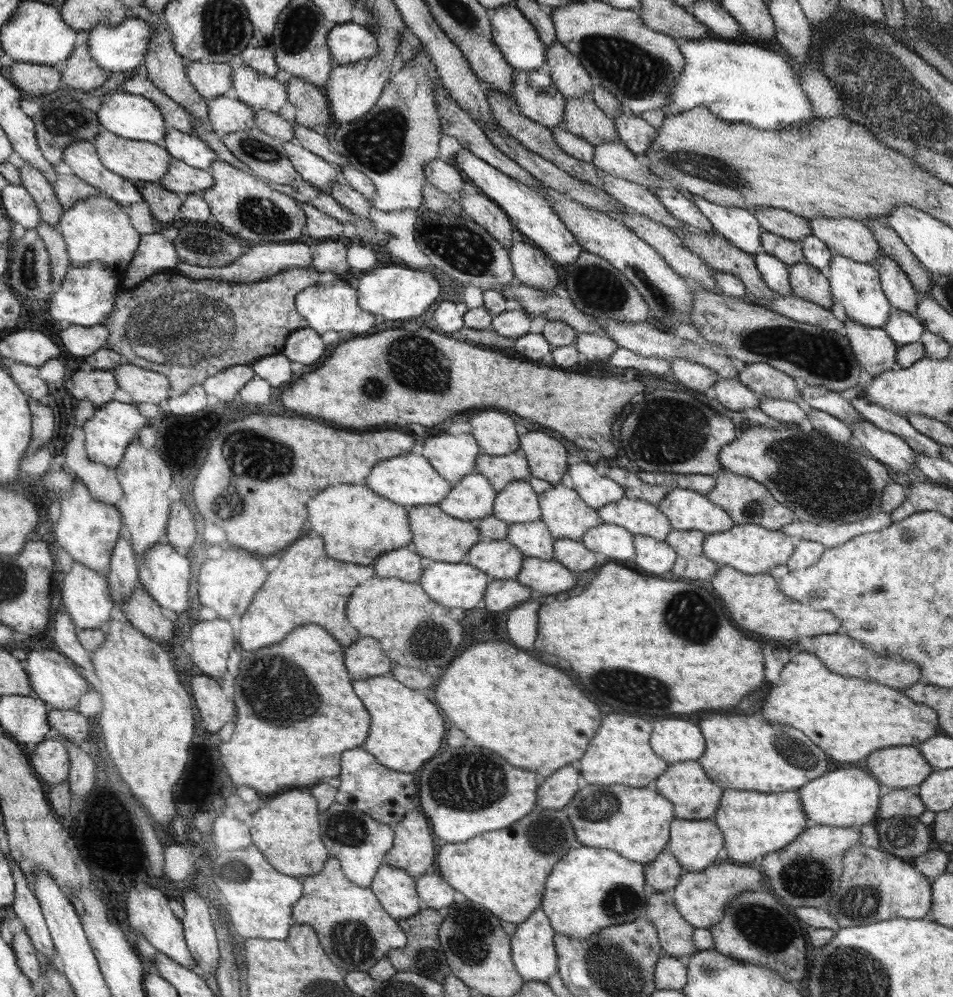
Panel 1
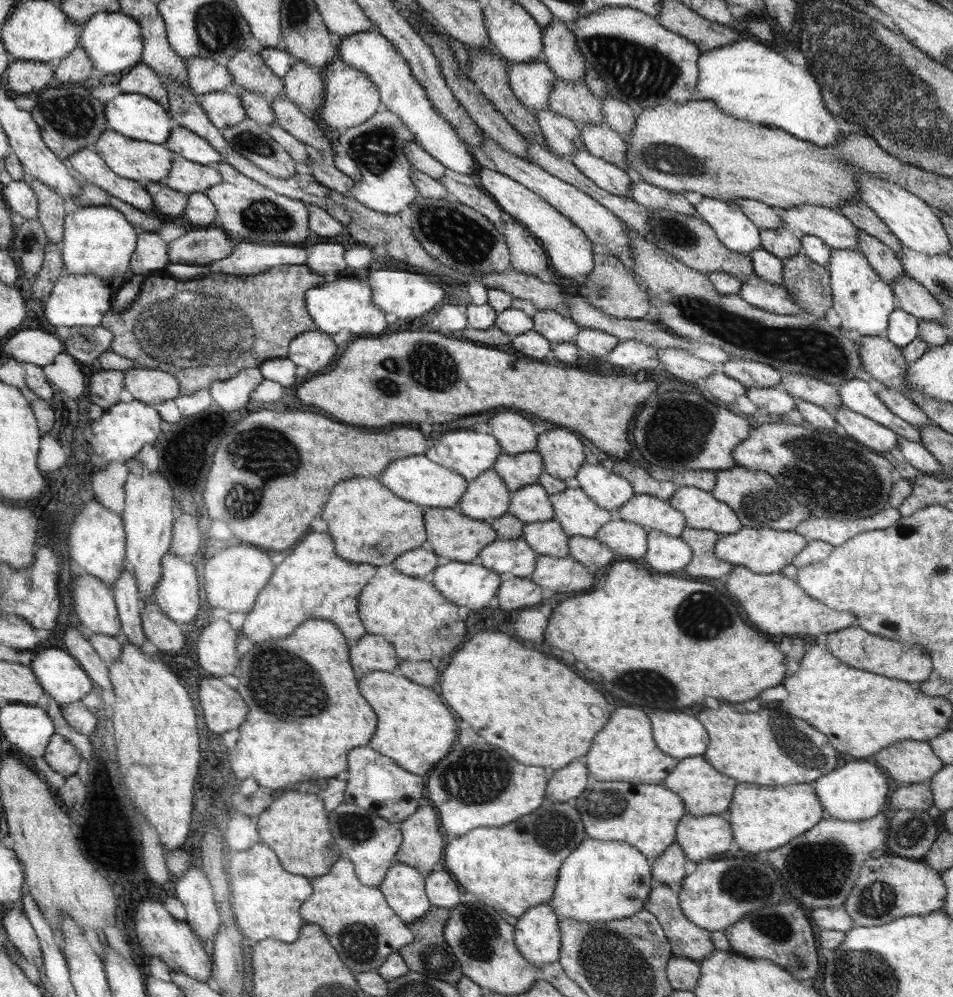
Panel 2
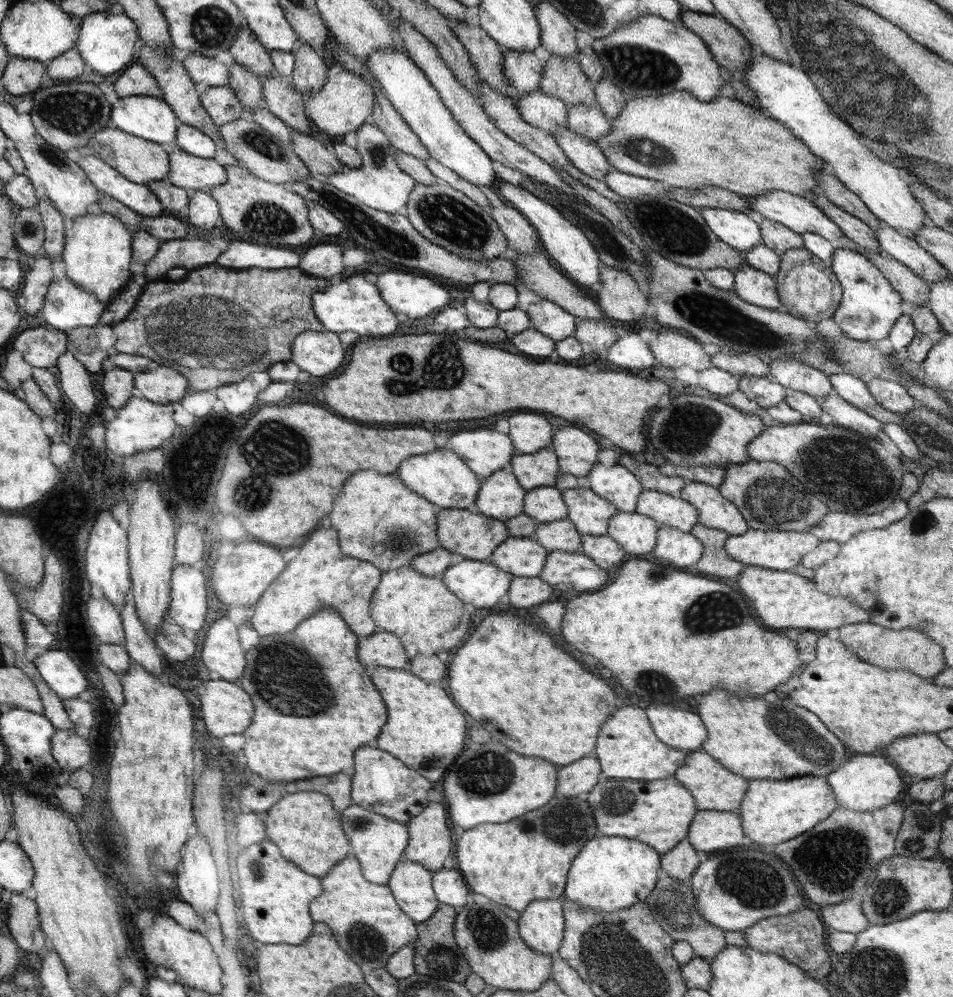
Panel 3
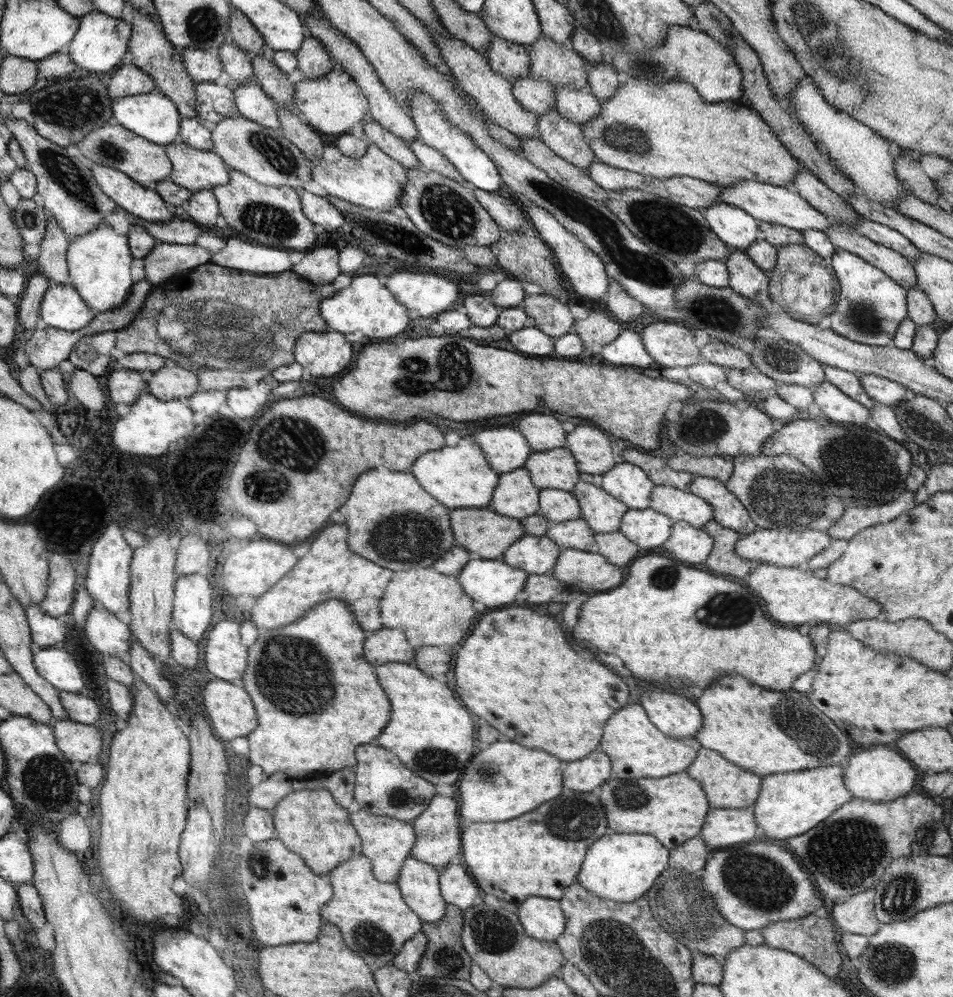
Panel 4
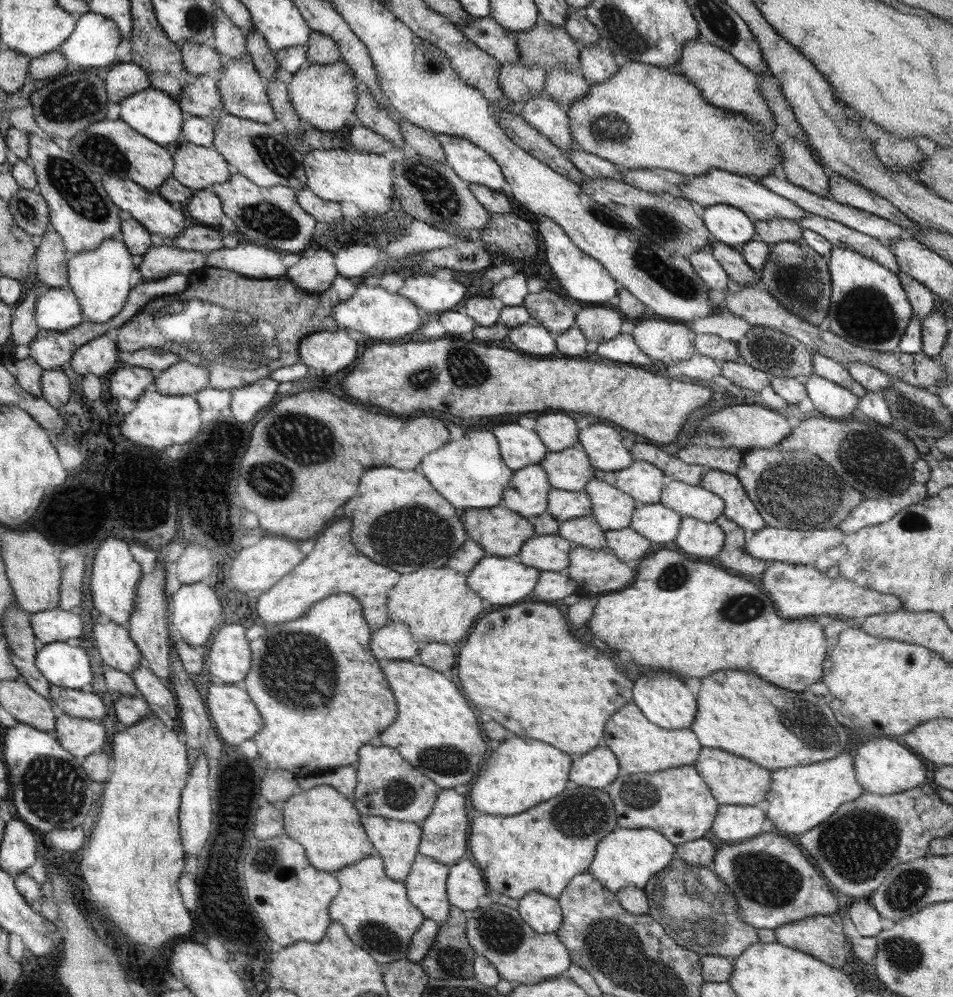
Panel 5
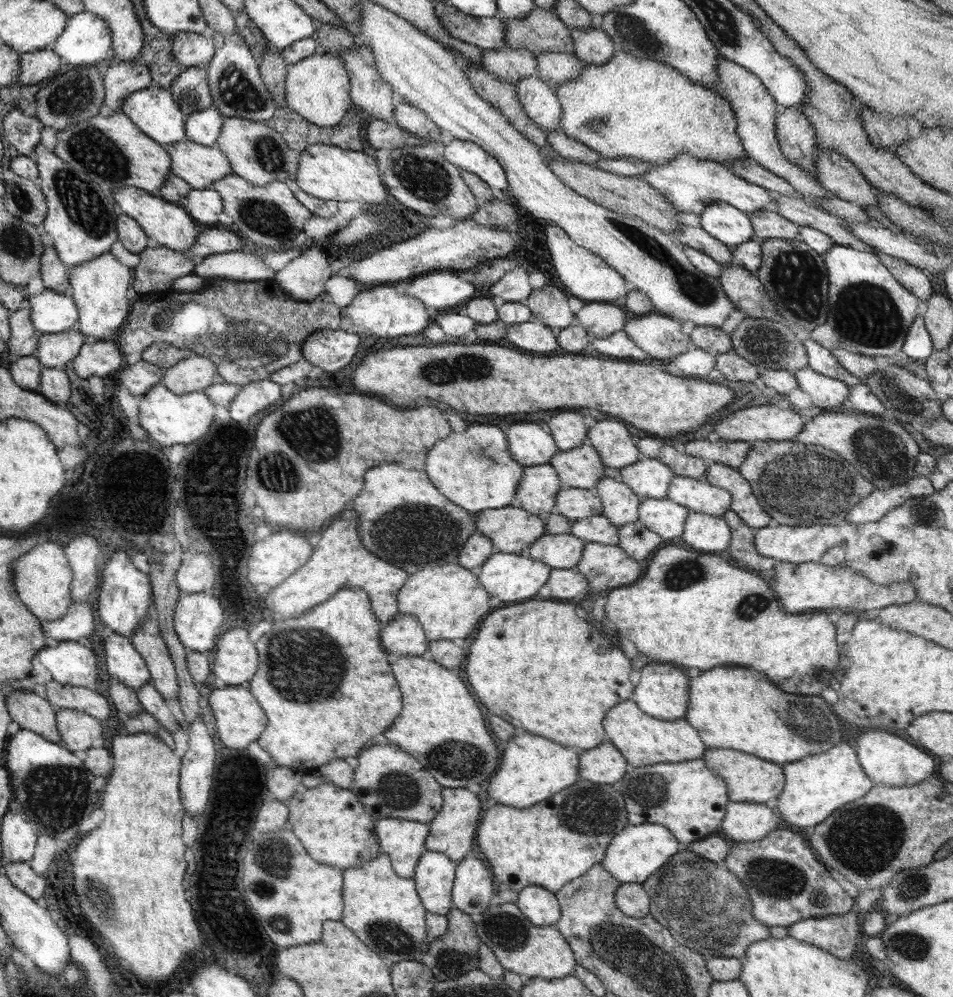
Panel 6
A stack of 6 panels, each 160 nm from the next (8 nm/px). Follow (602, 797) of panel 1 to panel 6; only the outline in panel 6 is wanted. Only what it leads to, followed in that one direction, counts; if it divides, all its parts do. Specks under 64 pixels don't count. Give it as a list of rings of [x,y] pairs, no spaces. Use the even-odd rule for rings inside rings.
[[[703,758],[678,763],[661,762],[640,768],[631,766],[614,788],[624,796],[629,824],[664,826],[684,846],[716,832],[730,802],[725,780],[710,770]]]

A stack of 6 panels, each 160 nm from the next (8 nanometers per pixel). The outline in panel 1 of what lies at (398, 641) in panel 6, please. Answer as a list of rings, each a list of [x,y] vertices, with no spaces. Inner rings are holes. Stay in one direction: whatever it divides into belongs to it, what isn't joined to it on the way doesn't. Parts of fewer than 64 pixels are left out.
[[[360,637],[353,645],[344,648],[345,666],[352,680],[386,677],[392,674],[394,662],[388,658],[378,639]]]

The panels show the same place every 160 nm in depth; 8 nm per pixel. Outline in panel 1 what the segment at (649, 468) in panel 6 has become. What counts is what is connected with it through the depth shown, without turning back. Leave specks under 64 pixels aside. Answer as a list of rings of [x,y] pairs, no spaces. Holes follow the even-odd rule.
[[[586,462],[572,465],[569,474],[572,478],[573,489],[595,509],[618,502],[618,500],[625,497],[622,486],[611,478],[600,476],[594,470],[594,466],[590,466]]]

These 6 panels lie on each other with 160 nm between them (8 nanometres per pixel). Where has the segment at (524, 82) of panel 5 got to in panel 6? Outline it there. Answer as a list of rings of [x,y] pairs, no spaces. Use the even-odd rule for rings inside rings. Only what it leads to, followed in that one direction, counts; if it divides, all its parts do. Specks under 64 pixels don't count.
[[[505,44],[500,50],[483,49],[482,66],[496,78],[513,85],[523,78],[536,75],[537,58],[525,48]]]

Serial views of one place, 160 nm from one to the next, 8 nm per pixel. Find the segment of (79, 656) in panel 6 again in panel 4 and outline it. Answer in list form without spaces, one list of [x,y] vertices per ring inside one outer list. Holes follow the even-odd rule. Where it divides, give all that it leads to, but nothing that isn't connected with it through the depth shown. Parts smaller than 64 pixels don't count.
[[[32,646],[33,665],[36,670],[59,691],[80,694],[84,688],[82,674],[74,658],[60,648]]]

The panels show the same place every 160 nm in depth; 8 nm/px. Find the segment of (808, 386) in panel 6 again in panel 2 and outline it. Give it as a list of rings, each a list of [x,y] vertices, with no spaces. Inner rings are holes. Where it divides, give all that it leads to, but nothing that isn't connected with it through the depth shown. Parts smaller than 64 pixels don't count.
[[[842,405],[832,411],[836,422],[846,430],[849,438],[883,456],[896,456],[899,434]]]

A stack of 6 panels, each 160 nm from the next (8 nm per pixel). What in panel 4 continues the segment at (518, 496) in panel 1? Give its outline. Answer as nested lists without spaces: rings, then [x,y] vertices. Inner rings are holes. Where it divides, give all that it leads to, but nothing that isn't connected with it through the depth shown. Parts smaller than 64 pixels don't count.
[[[553,488],[540,489],[538,514],[553,523],[576,520],[582,514],[580,499],[570,491]]]

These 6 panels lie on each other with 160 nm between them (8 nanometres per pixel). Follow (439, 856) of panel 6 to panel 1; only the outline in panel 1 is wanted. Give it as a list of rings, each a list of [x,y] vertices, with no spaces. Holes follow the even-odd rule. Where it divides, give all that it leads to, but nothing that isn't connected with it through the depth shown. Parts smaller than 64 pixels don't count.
[[[385,864],[378,870],[369,889],[390,915],[401,920],[413,917],[424,907],[416,882],[409,872]]]

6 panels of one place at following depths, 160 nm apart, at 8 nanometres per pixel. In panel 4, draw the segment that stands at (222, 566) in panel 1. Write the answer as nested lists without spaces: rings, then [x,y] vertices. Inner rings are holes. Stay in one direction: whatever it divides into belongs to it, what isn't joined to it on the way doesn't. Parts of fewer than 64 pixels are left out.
[[[258,540],[258,542],[250,542],[248,546],[244,546],[242,550],[238,550],[238,554],[234,554],[222,570],[222,578],[224,578],[224,588],[232,594],[232,596],[262,596],[266,594],[282,576],[286,576],[294,564],[298,562],[298,558],[292,554],[292,548],[280,542],[270,542],[270,540]]]

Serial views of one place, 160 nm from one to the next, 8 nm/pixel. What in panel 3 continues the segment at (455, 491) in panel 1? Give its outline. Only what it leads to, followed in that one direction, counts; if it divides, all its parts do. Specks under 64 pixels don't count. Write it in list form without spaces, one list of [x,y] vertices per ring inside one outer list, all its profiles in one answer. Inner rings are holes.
[[[497,470],[482,480],[476,512],[505,522],[524,512],[526,492],[511,470]]]

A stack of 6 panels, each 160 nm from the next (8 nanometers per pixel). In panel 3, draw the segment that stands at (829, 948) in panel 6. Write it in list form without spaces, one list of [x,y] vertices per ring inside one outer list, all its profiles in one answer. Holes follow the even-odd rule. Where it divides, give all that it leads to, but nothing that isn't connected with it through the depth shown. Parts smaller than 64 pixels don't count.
[[[804,907],[790,914],[763,918],[746,928],[743,937],[752,950],[761,951],[762,954],[777,954],[804,970],[810,978],[820,980],[832,970],[829,949],[824,943],[825,927],[814,910]]]

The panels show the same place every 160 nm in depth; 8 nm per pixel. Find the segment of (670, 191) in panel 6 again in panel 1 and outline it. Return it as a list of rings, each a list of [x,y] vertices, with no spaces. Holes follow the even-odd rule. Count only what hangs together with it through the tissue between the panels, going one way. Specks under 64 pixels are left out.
[[[811,218],[813,235],[833,252],[856,262],[871,264],[881,255],[881,248],[870,227],[853,218]]]

